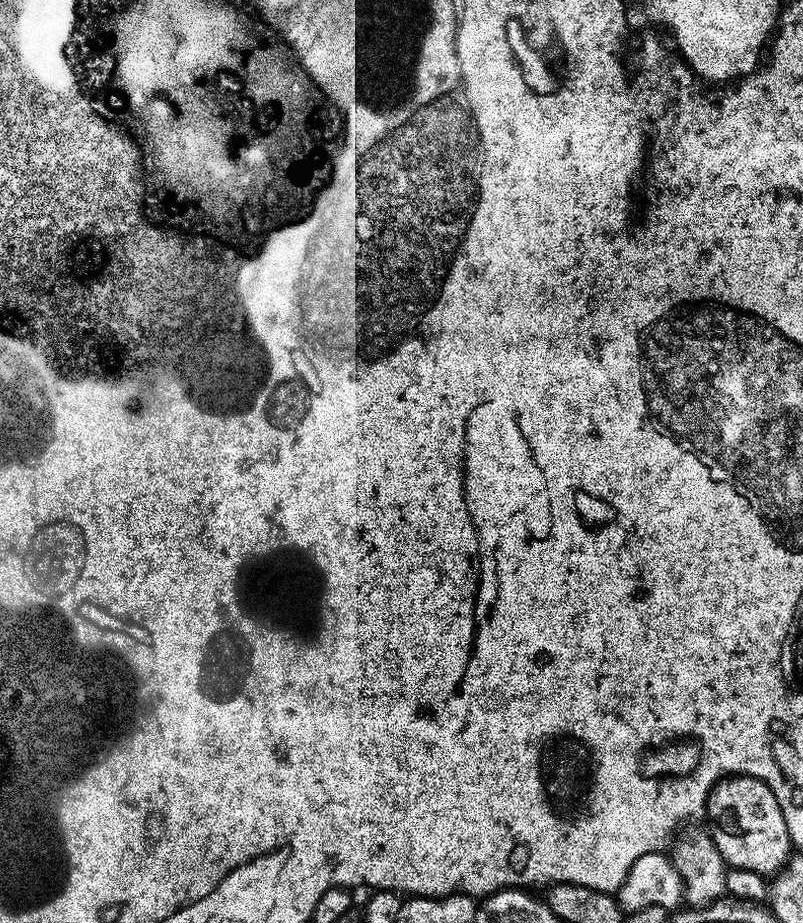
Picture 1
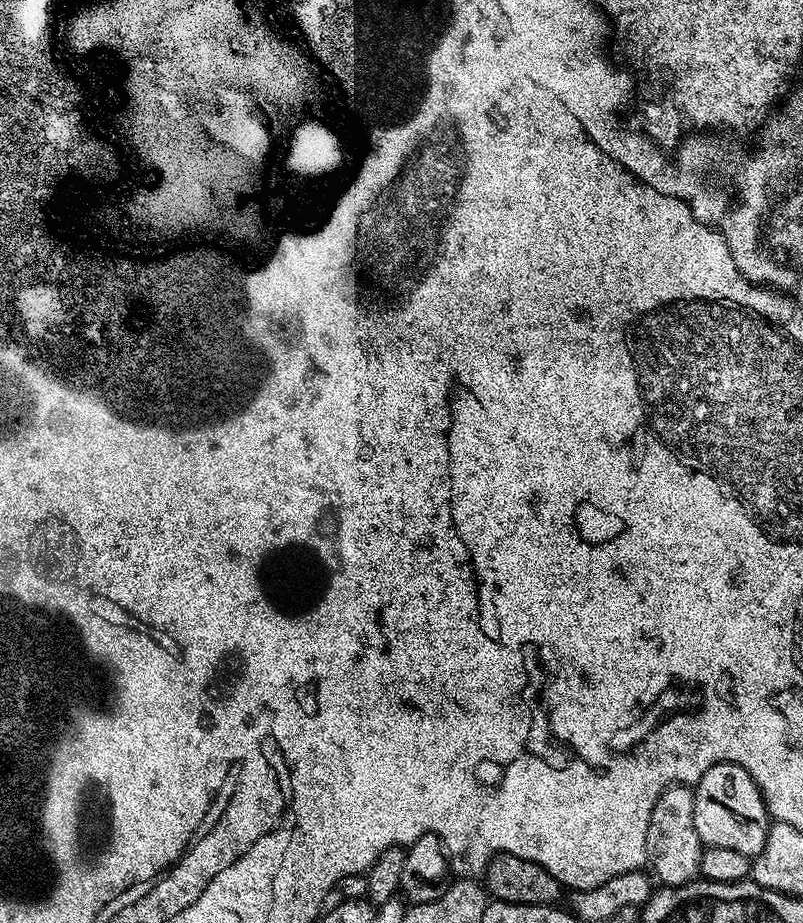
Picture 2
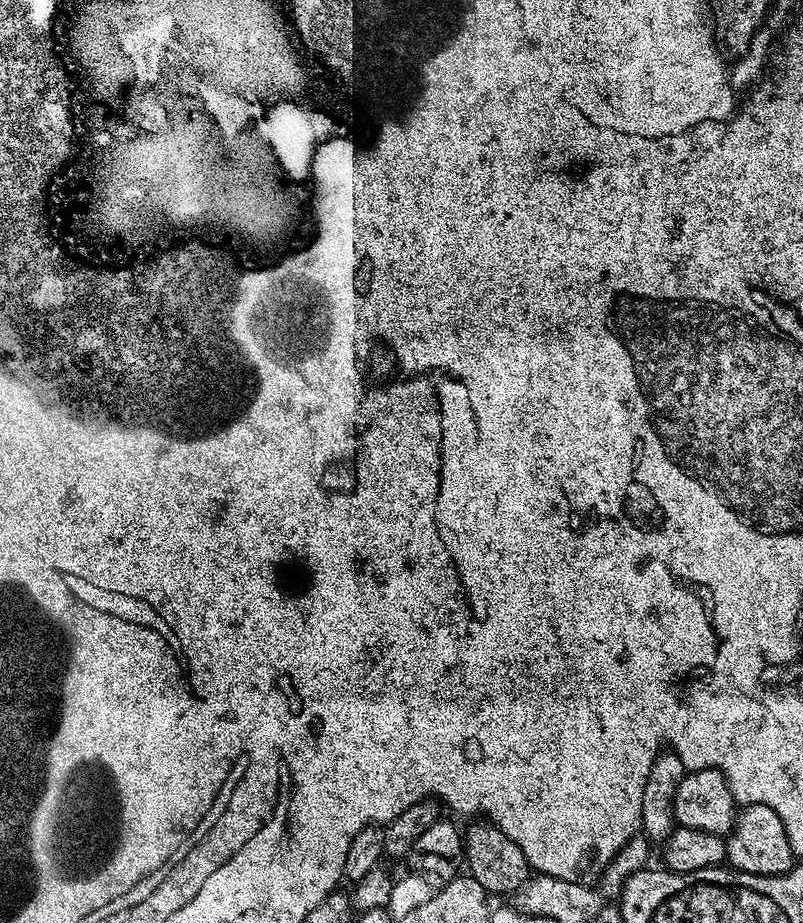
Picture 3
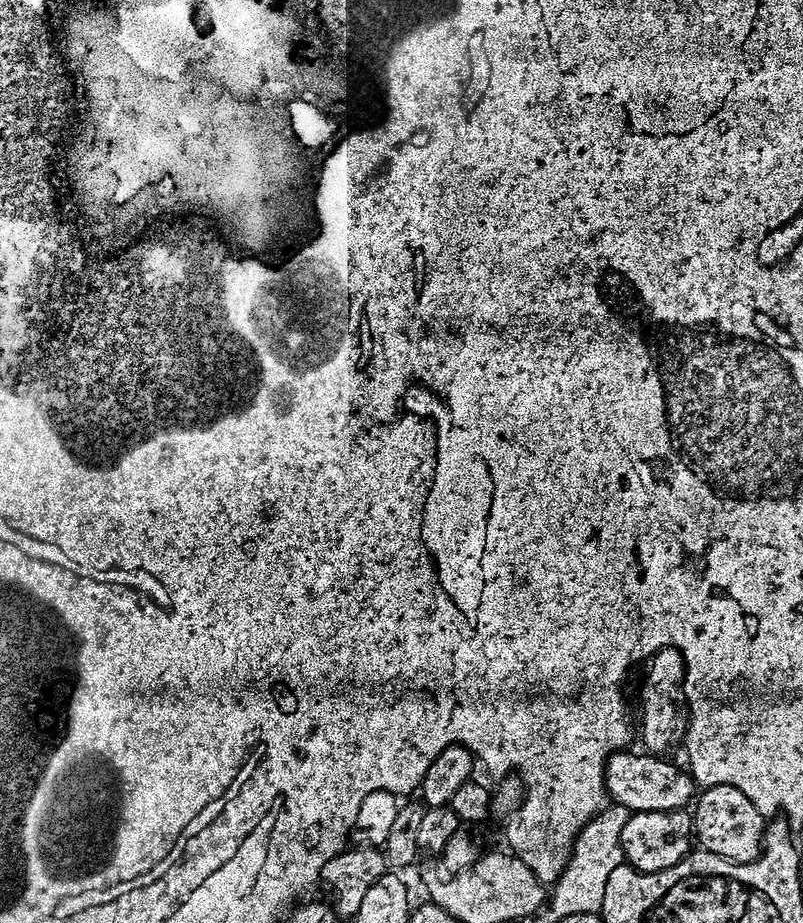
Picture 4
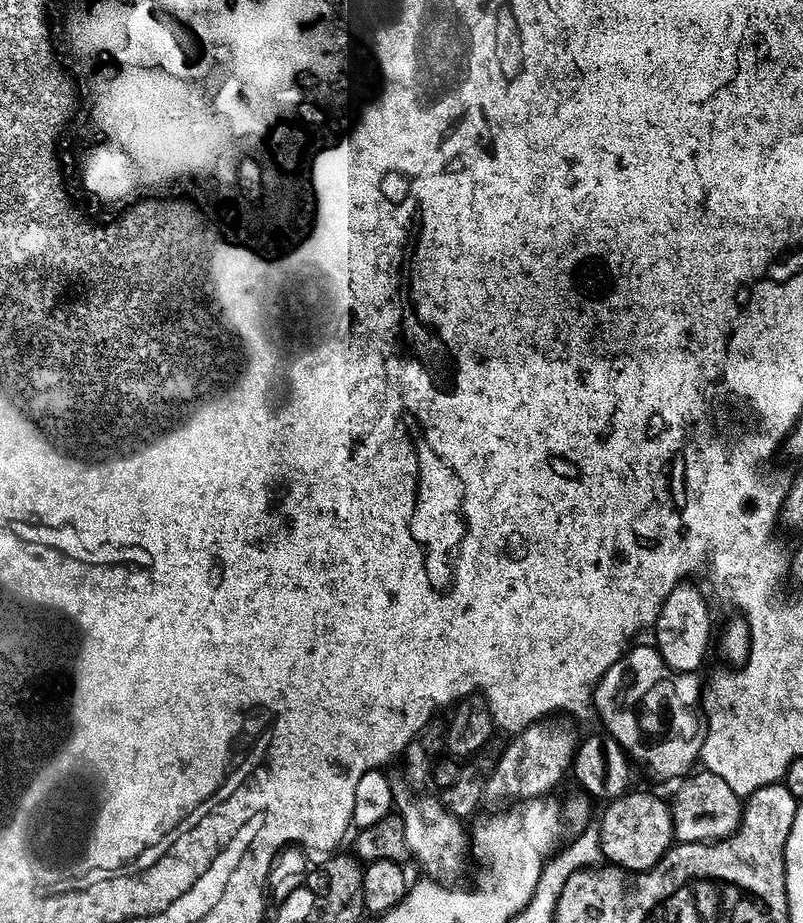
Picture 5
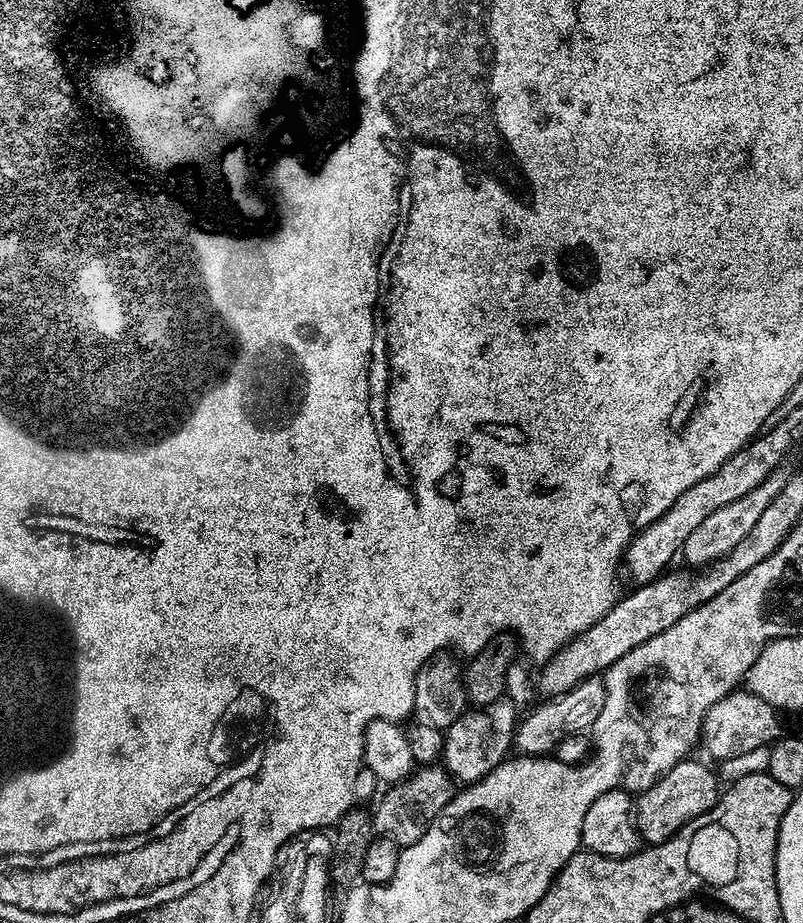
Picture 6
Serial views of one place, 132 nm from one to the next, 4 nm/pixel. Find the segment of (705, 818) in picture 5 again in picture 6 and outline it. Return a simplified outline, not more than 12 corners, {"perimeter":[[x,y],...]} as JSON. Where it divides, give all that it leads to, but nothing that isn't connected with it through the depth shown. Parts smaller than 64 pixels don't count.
{"perimeter":[[678,762],[635,797],[645,845],[709,812],[721,785],[706,765]]}

